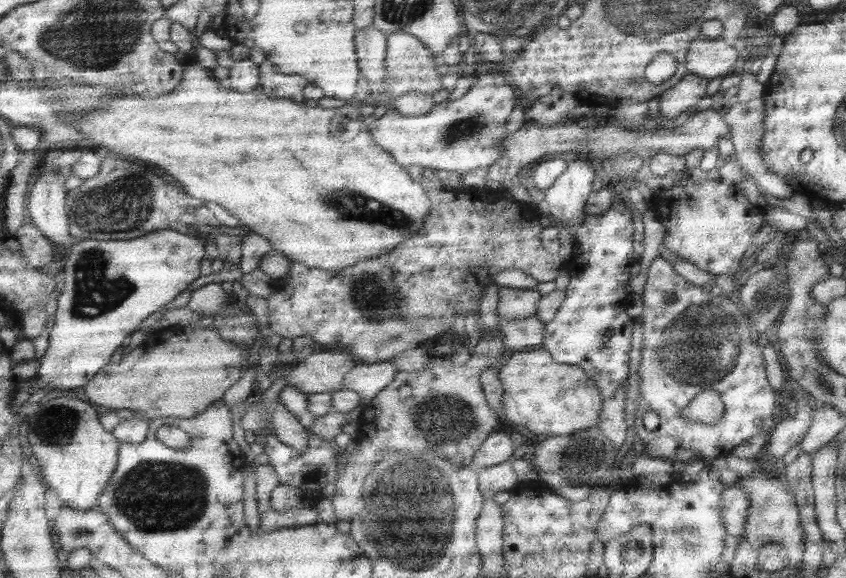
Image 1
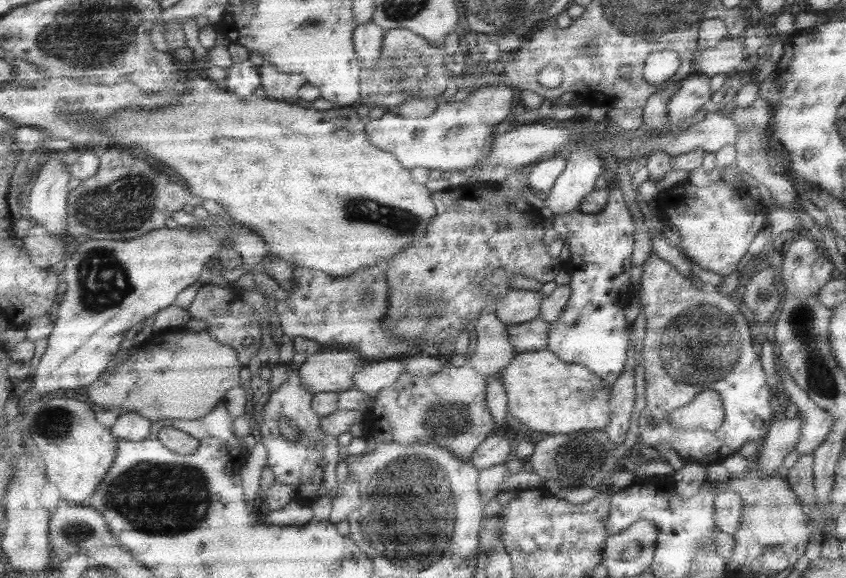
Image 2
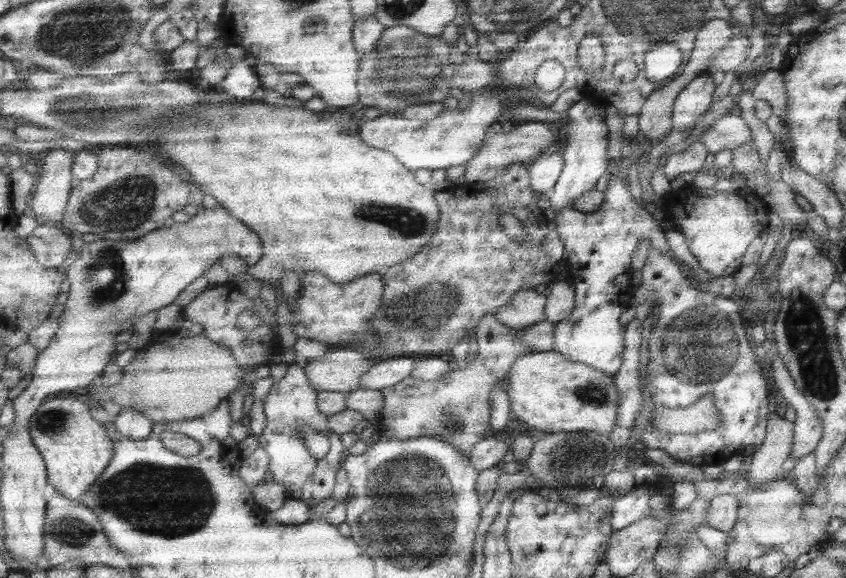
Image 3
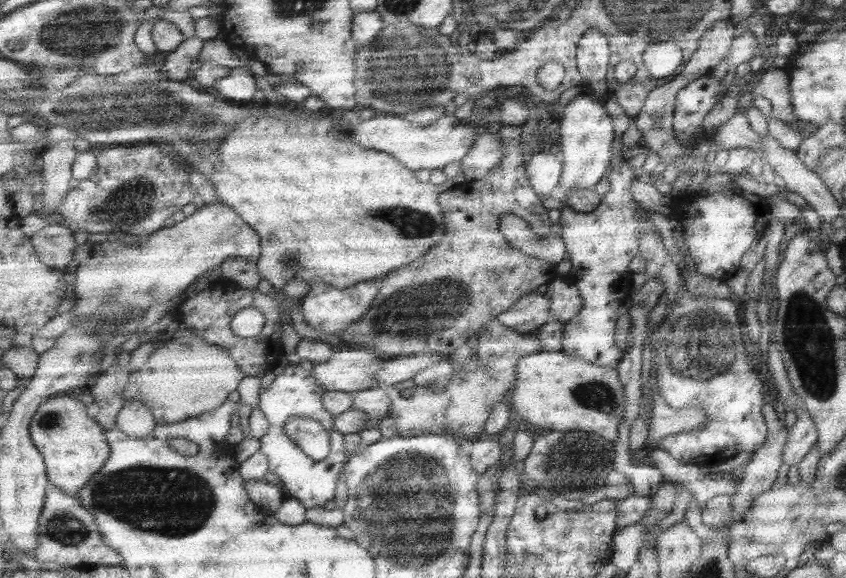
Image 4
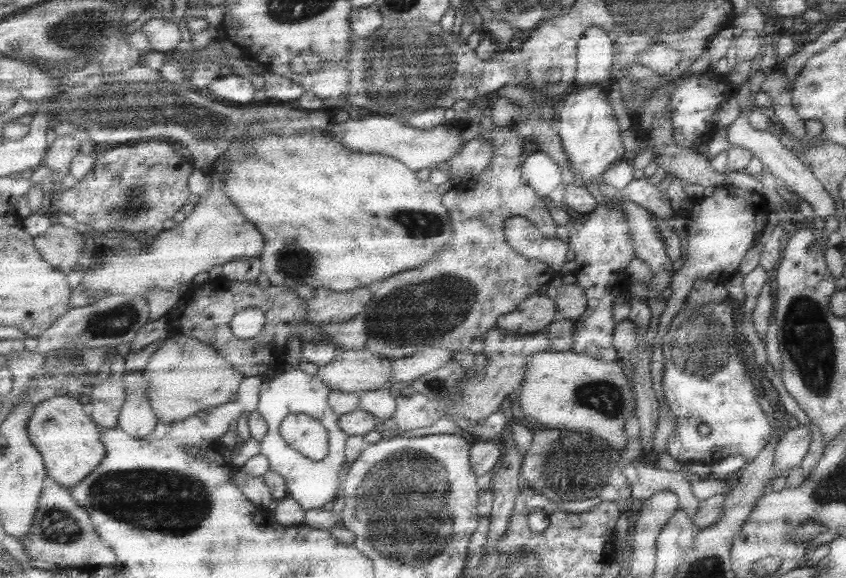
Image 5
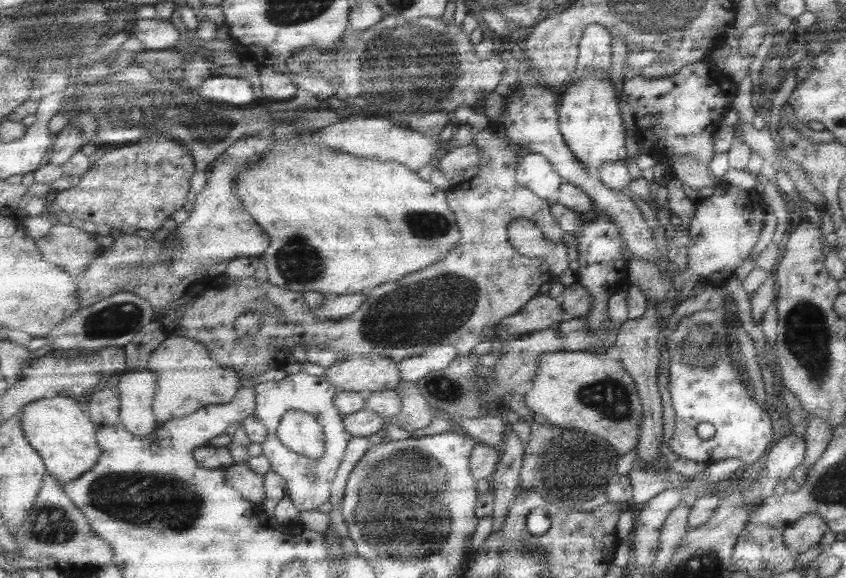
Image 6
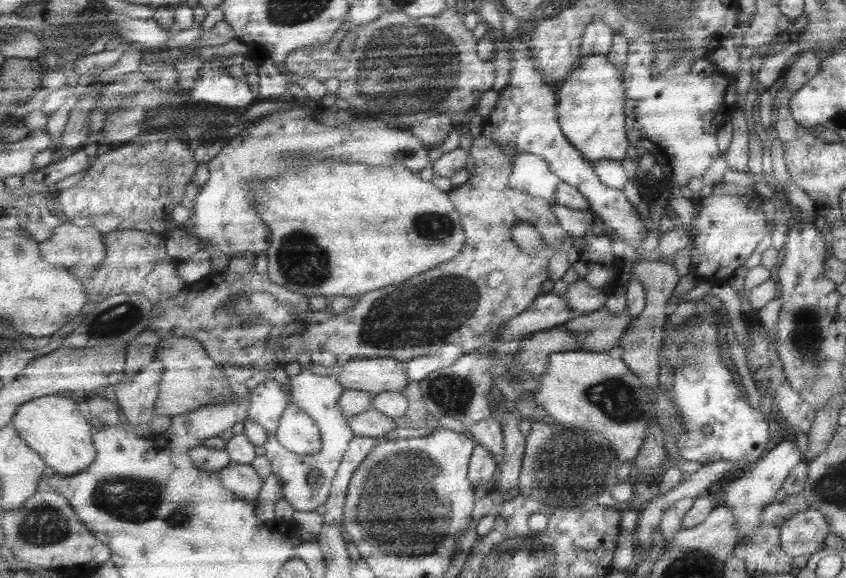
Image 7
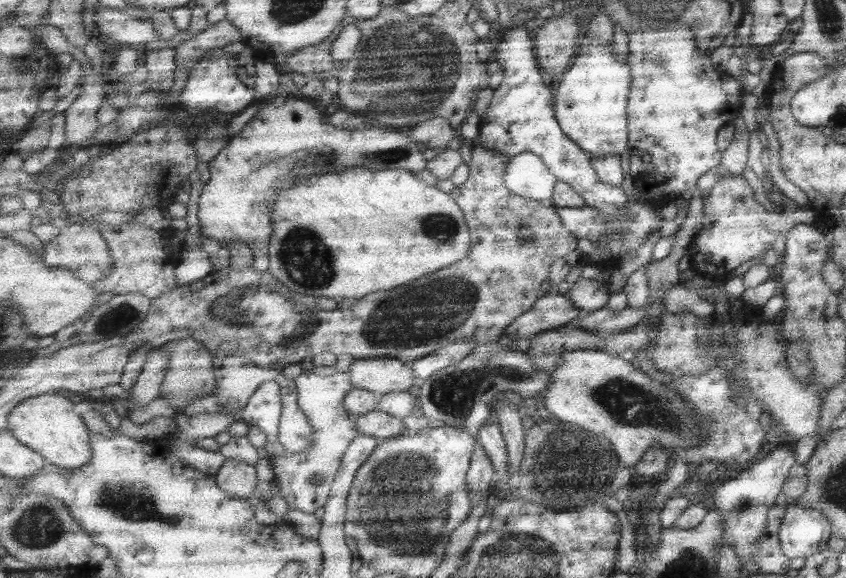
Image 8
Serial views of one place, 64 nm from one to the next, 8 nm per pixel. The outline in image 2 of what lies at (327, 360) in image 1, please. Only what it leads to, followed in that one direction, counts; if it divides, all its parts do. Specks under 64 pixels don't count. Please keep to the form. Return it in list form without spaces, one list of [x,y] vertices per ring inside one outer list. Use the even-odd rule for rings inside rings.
[[[320,352],[299,367],[302,385],[314,393],[341,393],[354,388],[354,378],[369,364],[358,352]]]

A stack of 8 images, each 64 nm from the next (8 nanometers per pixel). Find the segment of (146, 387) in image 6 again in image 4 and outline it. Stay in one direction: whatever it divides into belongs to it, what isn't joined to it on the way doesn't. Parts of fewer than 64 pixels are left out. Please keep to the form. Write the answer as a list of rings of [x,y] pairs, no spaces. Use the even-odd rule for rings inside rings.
[[[127,401],[117,417],[116,427],[130,437],[142,439],[148,437],[158,425],[149,406],[141,401]]]

